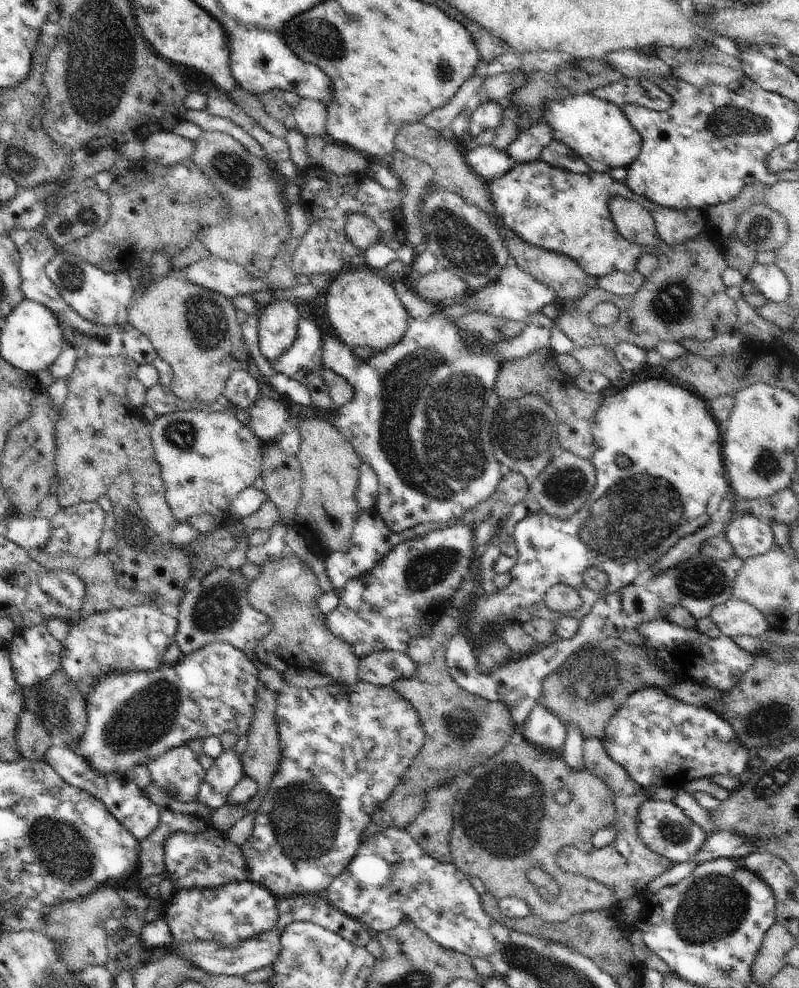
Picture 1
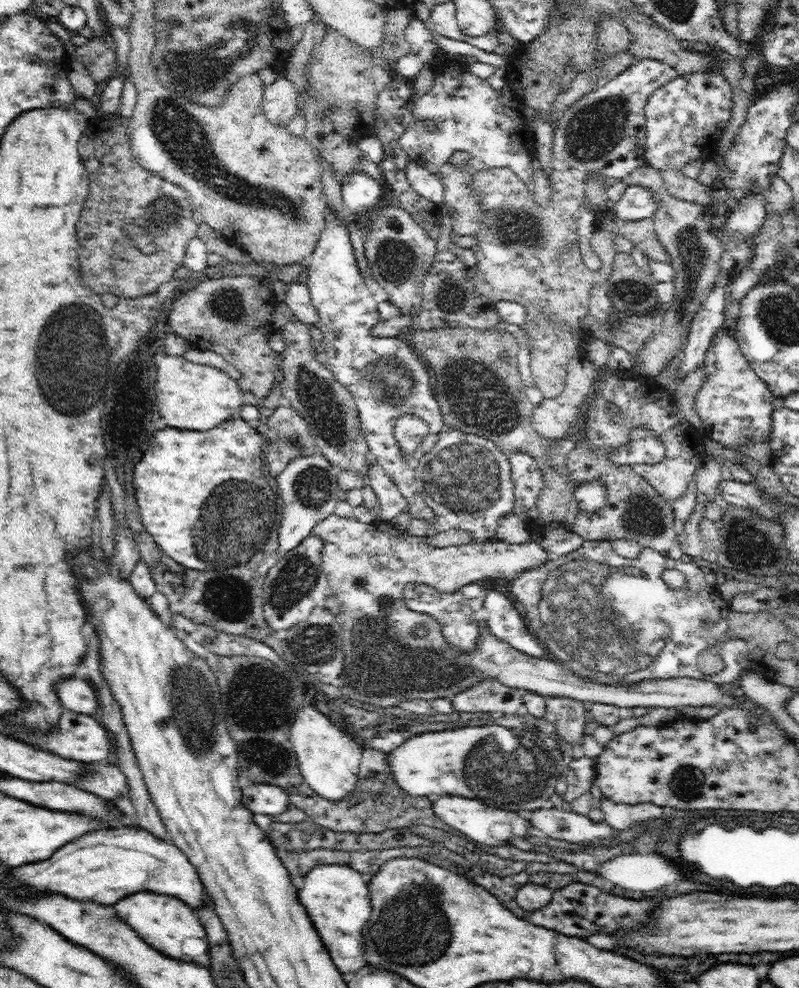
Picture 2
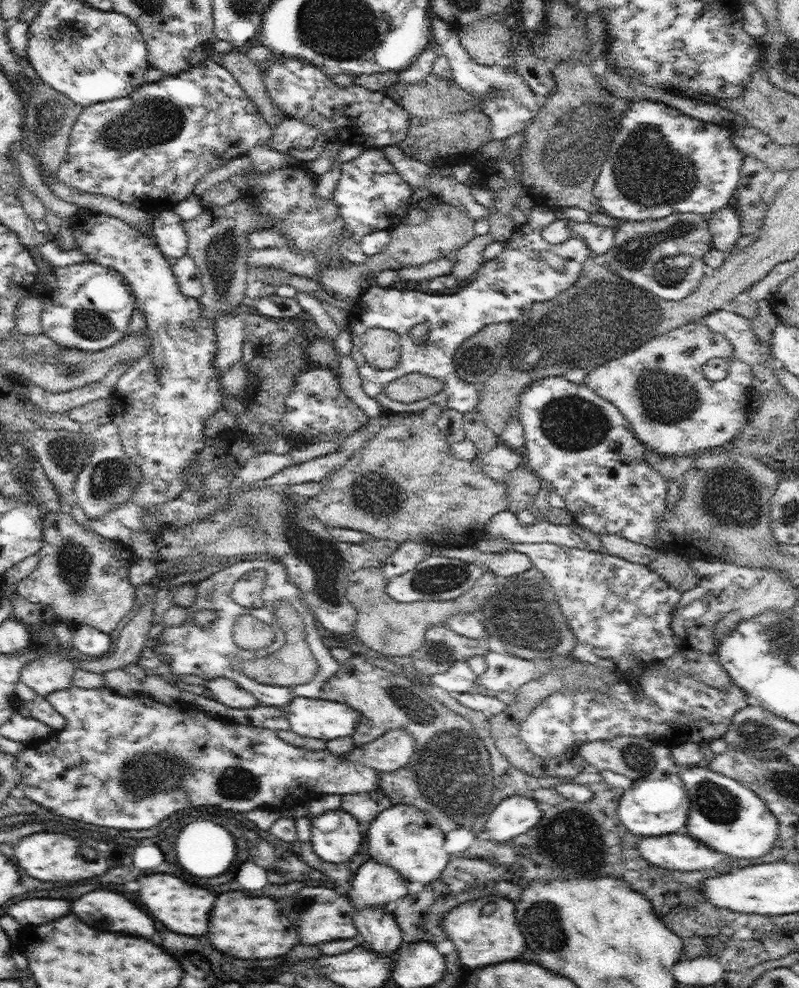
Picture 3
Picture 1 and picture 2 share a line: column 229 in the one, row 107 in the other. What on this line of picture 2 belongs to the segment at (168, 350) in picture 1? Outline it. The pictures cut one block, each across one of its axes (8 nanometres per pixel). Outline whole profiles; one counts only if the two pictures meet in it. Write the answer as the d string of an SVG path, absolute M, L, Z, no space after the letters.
M411 8L387 11L384 41L375 49L364 48L338 30L327 27L324 40L306 63L309 88L299 96L299 113L306 121L304 139L328 162L333 175L340 181L354 172L363 172L357 144L361 138L374 135L378 130L378 92L393 79L398 58L410 52L404 32L411 18Z

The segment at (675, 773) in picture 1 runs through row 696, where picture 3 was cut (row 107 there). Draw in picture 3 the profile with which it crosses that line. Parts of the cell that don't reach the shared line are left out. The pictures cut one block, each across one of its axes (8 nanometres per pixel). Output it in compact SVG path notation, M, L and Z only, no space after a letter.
M650 99L630 101L594 185L593 193L600 204L600 211L612 216L612 218L615 218L619 222L628 222L660 219L674 213L699 212L700 214L710 214L718 209L732 205L732 200L736 196L735 190L741 179L741 171L744 170L743 161L745 160L745 154L737 146L734 146L731 134L733 132L722 124L715 125L693 118L662 102Z

